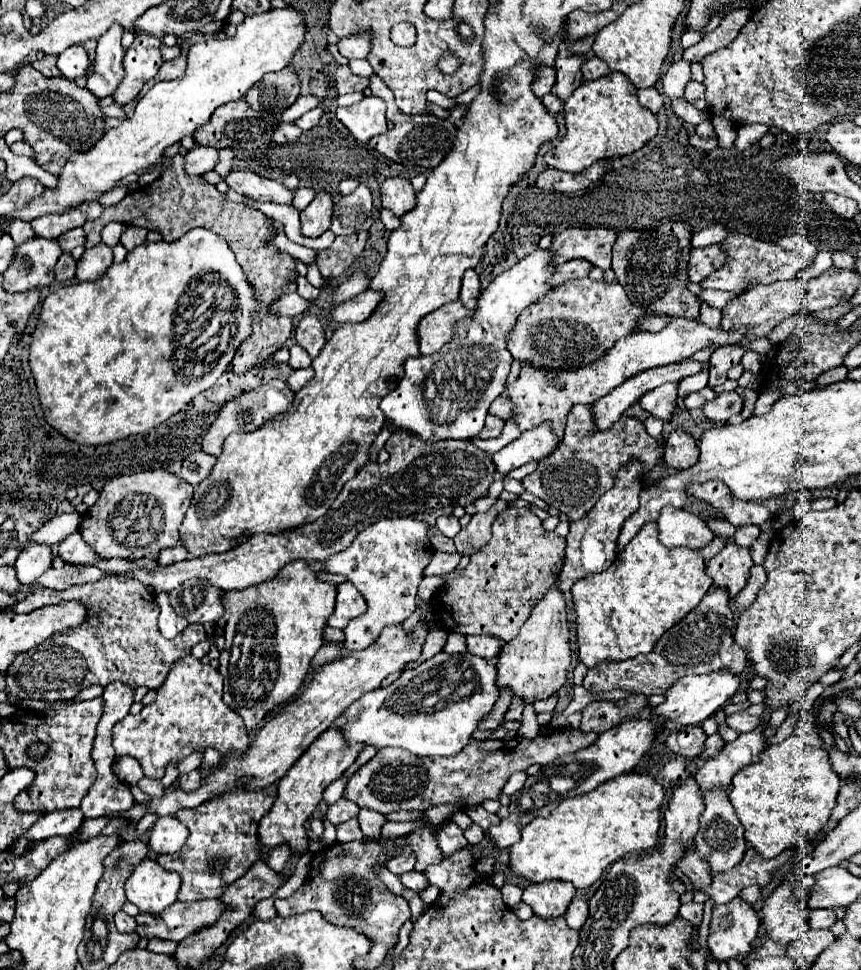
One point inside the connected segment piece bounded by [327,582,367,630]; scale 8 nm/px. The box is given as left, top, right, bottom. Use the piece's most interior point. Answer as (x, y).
(350, 603)

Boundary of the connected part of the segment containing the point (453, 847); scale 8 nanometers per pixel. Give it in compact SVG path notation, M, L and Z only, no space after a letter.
M451 822L451 824L443 824L443 828L439 828L439 846L441 846L441 854L443 854L443 858L449 854L455 854L457 850L463 850L463 848L467 848L467 840L465 840L465 836L463 836L463 830L455 824L455 822Z

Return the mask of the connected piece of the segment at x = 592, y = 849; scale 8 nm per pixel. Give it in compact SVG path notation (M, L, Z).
M623 774L587 794L565 798L547 818L535 818L521 830L521 842L509 848L509 868L527 882L565 880L579 890L589 888L621 856L657 844L663 794L651 776Z

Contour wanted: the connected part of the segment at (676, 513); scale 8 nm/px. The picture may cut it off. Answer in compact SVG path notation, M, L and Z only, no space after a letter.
M665 506L657 520L659 540L667 548L687 546L699 550L713 540L713 532L691 512L679 510L673 506Z

